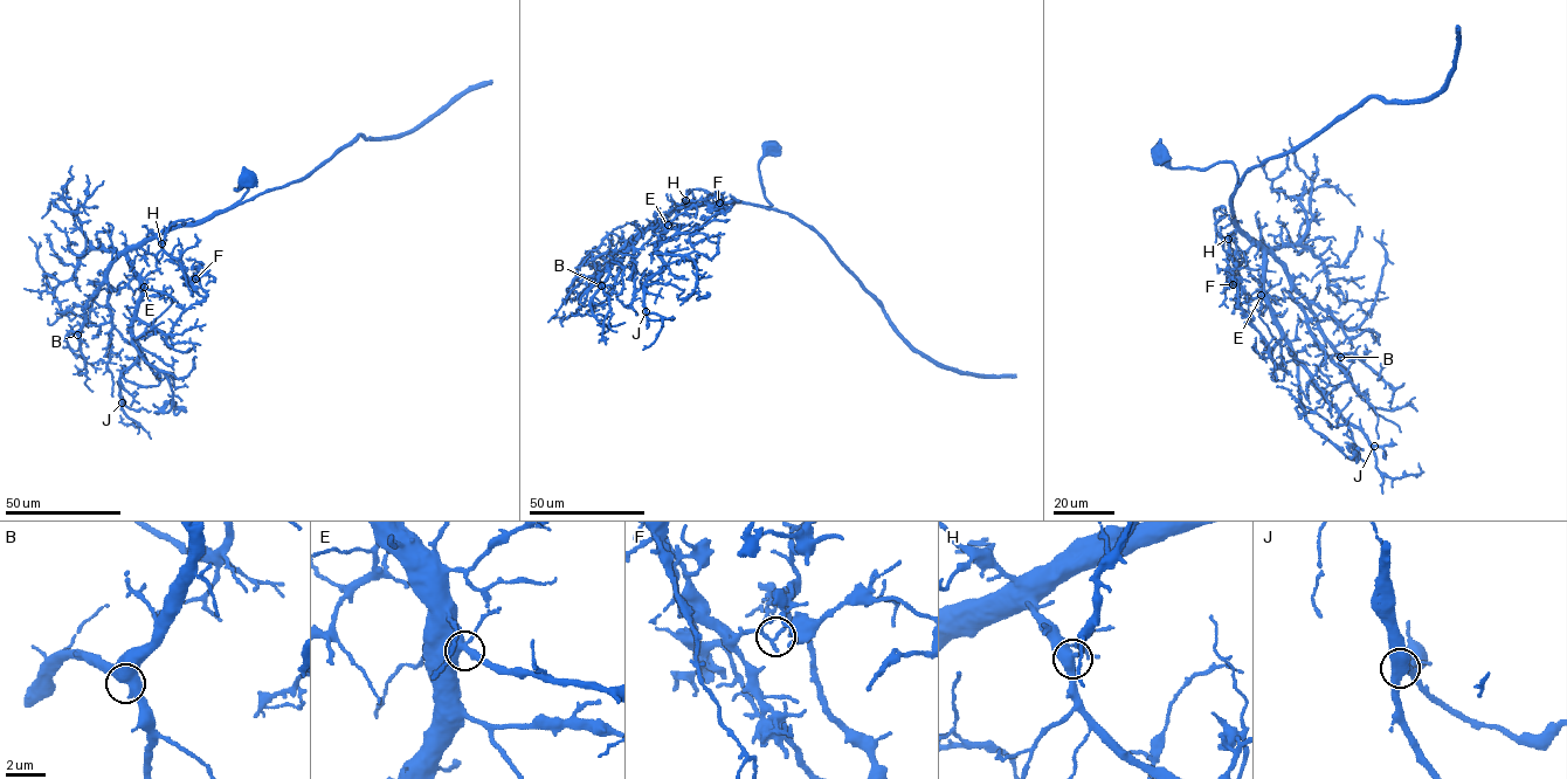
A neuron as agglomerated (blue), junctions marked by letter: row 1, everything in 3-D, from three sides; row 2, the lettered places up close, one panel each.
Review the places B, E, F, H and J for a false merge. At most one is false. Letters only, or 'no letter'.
F

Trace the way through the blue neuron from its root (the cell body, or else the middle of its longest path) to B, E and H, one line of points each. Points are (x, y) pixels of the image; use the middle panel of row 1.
B: (774, 146), (759, 164), (760, 184), (770, 206), (719, 202), (683, 205), (670, 209), (609, 269), (601, 285)
E: (774, 146), (759, 164), (760, 184), (770, 206), (747, 202), (683, 205), (651, 227), (668, 225)
H: (774, 146), (759, 164), (760, 184), (770, 206), (747, 202), (683, 206), (685, 200)

